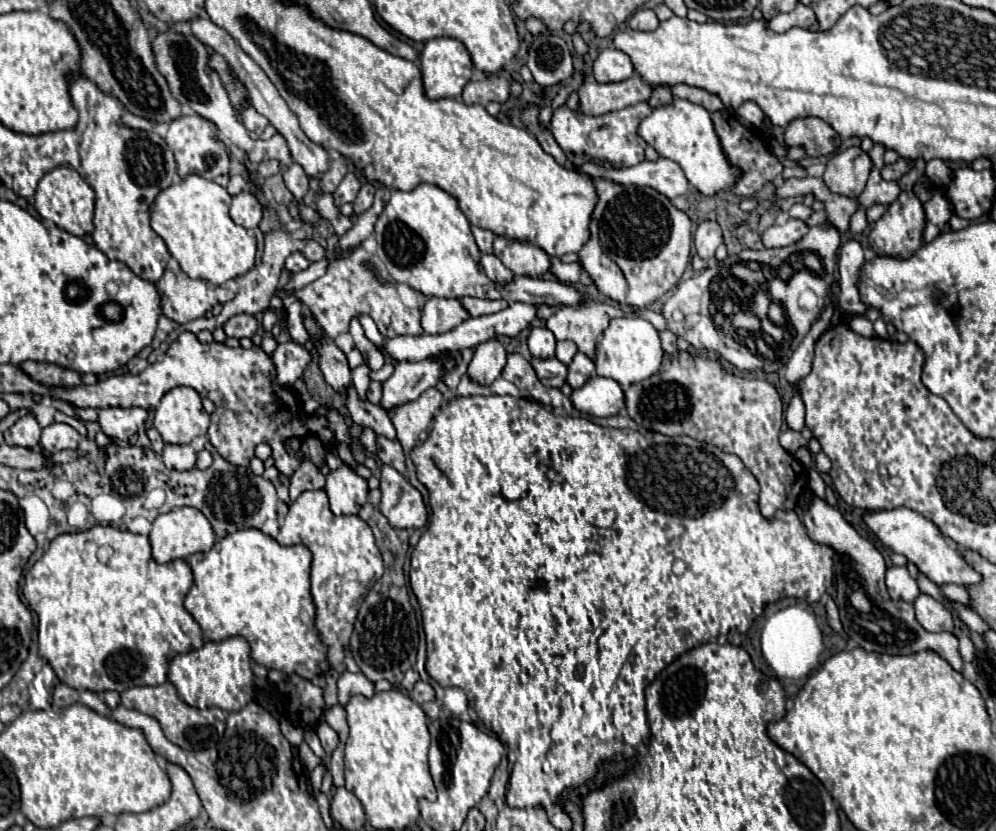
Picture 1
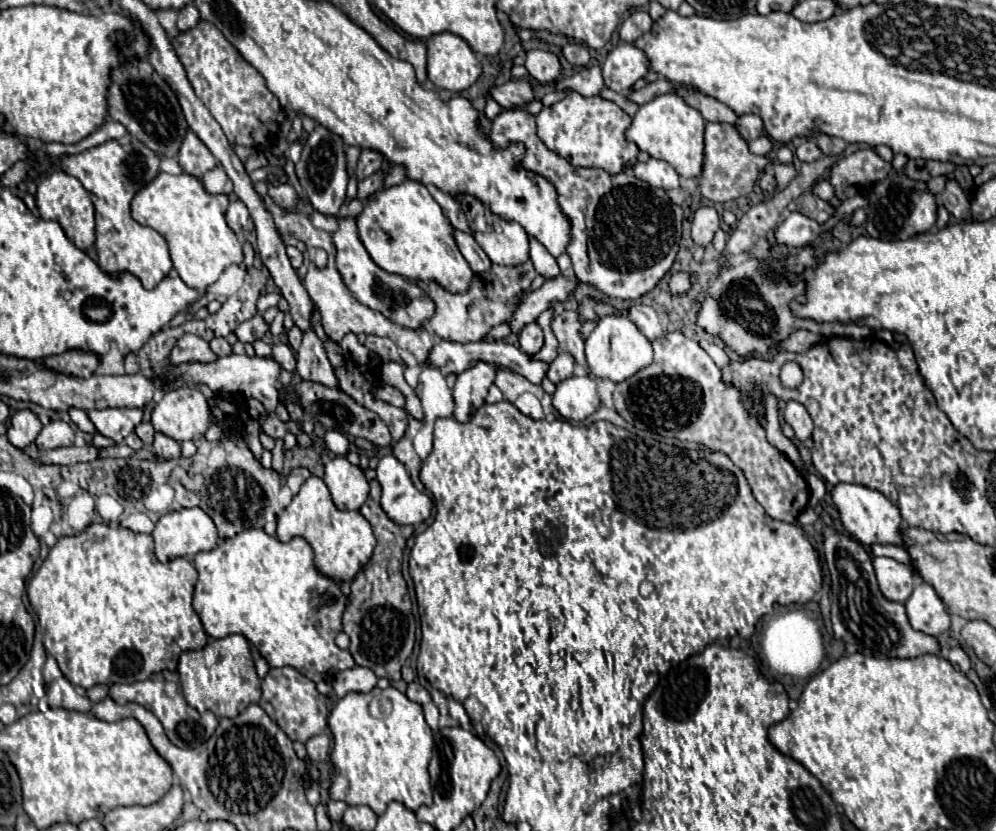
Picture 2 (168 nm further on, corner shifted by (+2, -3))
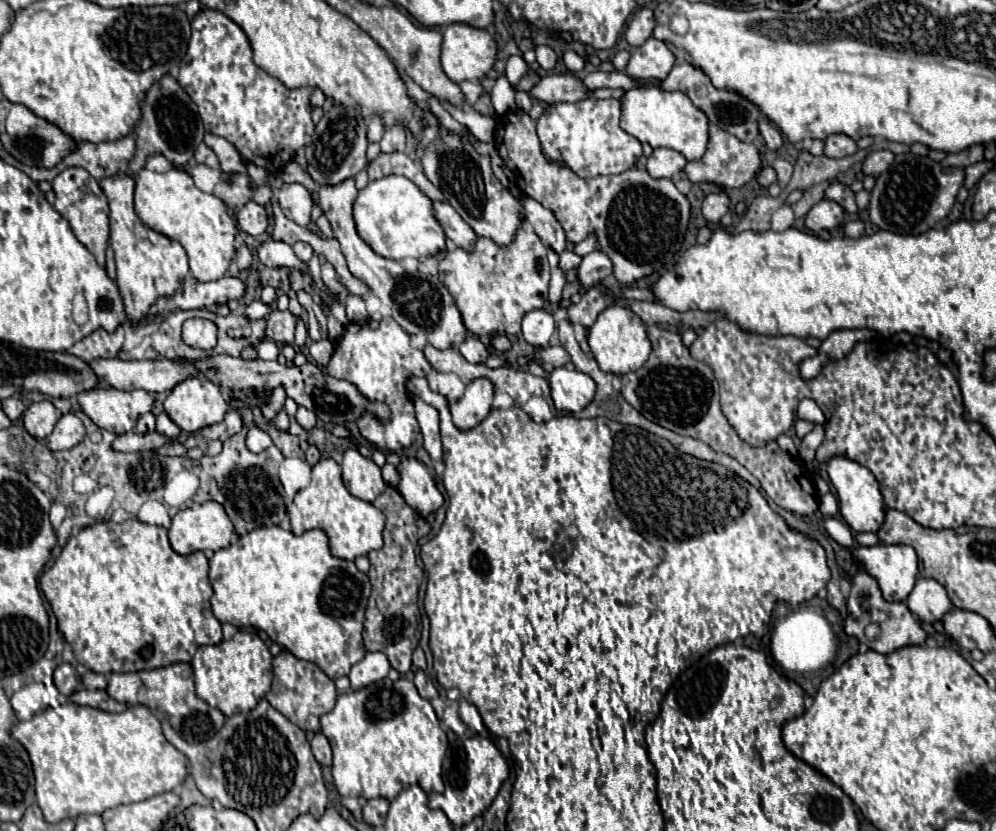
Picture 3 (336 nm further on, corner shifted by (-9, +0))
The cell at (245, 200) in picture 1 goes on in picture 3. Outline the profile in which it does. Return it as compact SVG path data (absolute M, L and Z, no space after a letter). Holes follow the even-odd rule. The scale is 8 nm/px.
M249 201L245 207L239 209L237 223L249 235L255 235L255 237L263 235L267 225L269 225L267 223L267 211L261 205L257 205L255 201Z

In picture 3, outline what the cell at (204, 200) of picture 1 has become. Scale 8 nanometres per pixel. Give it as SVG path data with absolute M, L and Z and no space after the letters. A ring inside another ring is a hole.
M141 169L135 173L135 213L153 231L179 241L187 255L191 273L197 281L217 281L225 275L229 261L235 257L235 221L227 215L225 205L215 195L203 193L195 187L189 173L173 169L169 173L155 173Z

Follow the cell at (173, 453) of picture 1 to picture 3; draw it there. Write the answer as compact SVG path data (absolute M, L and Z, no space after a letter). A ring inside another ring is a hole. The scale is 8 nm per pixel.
M159 413L157 415L157 431L161 435L167 435L167 437L177 437L181 433L181 429L169 419L167 413Z

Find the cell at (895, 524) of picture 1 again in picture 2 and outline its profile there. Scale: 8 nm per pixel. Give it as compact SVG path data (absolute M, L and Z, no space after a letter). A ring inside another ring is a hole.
M838 484L832 490L832 500L840 510L840 518L844 522L844 528L864 546L872 546L872 544L894 544L900 548L908 548L908 544L904 544L904 534L902 528L906 526L900 510L888 500L884 498L880 492L870 490L866 486L858 486L858 484Z

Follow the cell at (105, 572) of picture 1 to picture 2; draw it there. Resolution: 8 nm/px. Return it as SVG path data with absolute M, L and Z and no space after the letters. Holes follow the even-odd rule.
M90 524L82 534L76 534L76 536L62 536L56 546L50 550L48 558L42 562L42 566L38 568L38 572L30 578L28 582L28 600L34 608L34 612L38 614L38 622L44 630L44 636L42 636L42 642L44 642L44 648L50 656L56 658L62 674L74 684L74 686L82 686L82 688L92 688L96 684L106 684L106 686L112 686L112 684L132 684L132 682L140 682L140 680L146 680L148 676L156 674L156 672L162 672L162 670L170 670L174 672L176 670L176 664L178 664L178 658L184 650L198 650L198 648L204 648L206 642L208 642L208 636L200 624L200 618L198 614L194 612L192 608L192 592L194 592L194 584L196 584L196 568L192 566L192 562L188 562L186 558L176 558L172 562L158 562L156 556L154 556L154 542L152 542L152 536L148 534L134 534L132 530L128 528L122 528L122 526L108 526L108 524Z

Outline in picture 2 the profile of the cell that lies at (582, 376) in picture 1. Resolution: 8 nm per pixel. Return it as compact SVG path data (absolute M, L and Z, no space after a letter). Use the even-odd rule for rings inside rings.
M560 352L558 358L550 364L548 378L554 384L560 384L560 382L564 382L564 380L574 376L574 368L576 368L576 360L572 360L572 356L568 356L566 352Z

